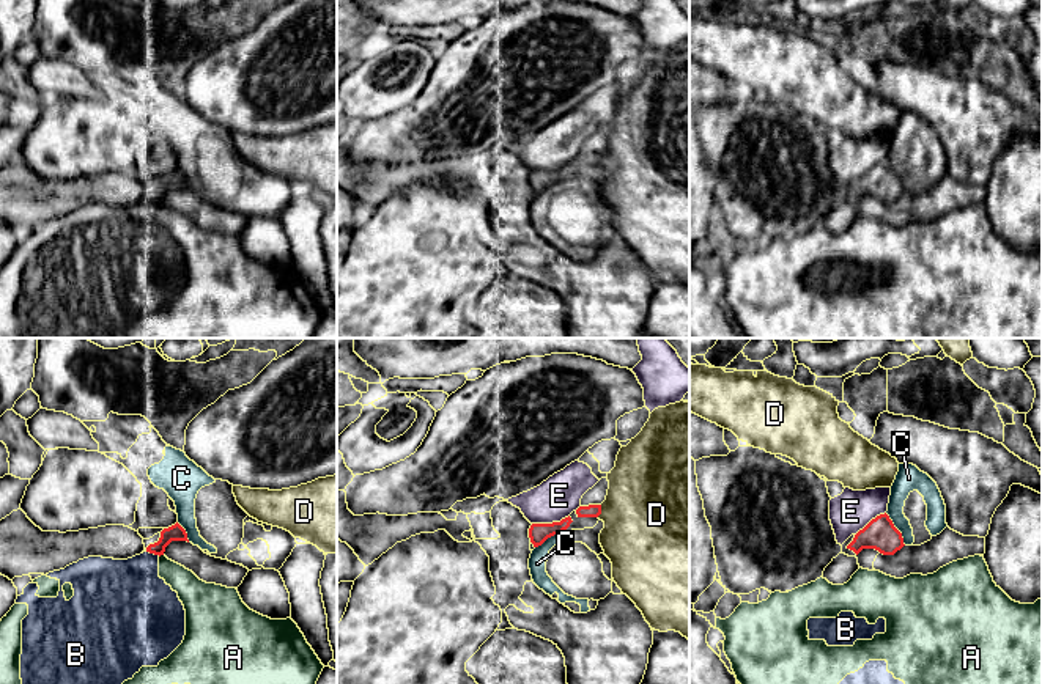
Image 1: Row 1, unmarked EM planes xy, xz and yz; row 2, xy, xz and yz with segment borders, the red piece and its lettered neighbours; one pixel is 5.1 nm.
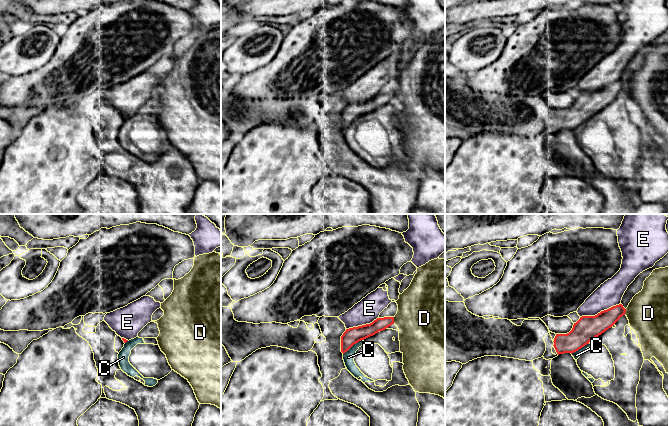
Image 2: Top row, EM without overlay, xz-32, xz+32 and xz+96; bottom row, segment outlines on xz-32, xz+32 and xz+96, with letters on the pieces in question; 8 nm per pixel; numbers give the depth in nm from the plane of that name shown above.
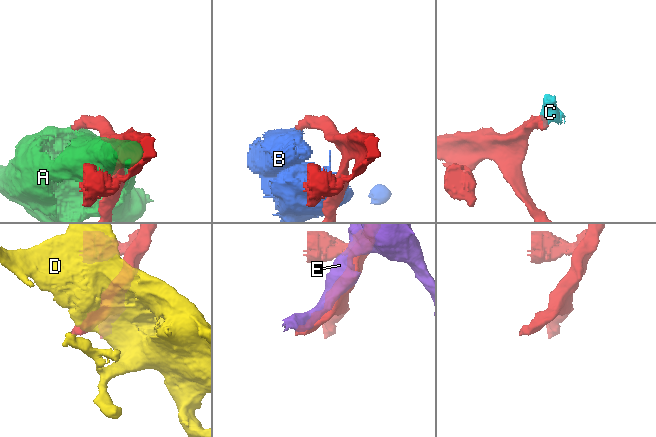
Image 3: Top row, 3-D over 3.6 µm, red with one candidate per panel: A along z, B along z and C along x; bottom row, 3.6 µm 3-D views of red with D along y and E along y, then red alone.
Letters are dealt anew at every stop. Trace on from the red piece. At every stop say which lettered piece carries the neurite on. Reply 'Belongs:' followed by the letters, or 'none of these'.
Belongs: none of these

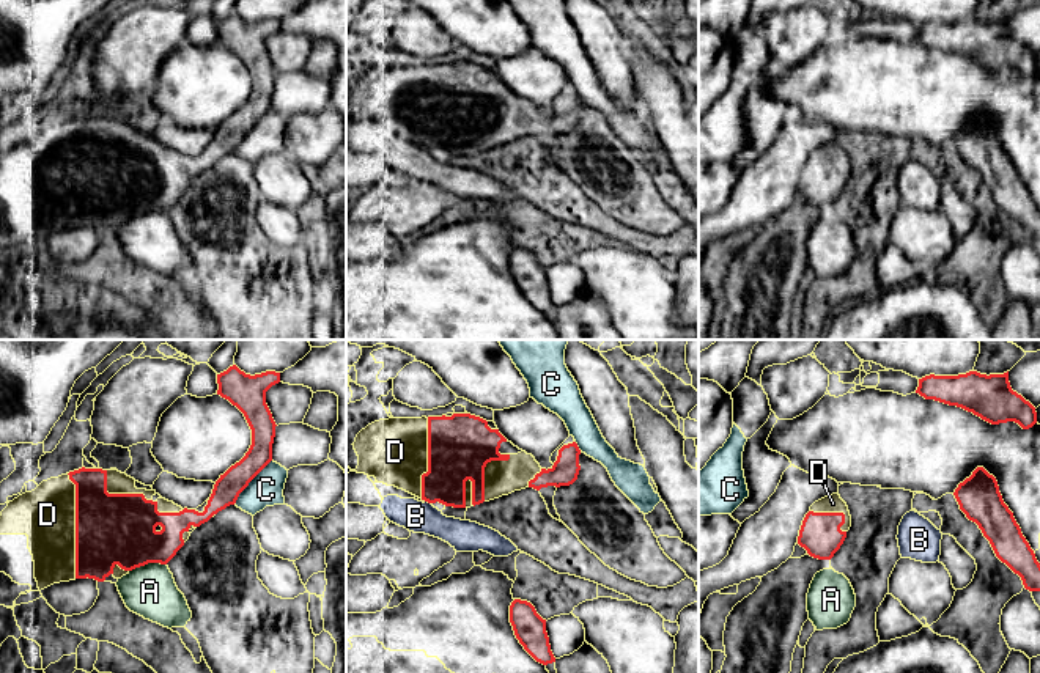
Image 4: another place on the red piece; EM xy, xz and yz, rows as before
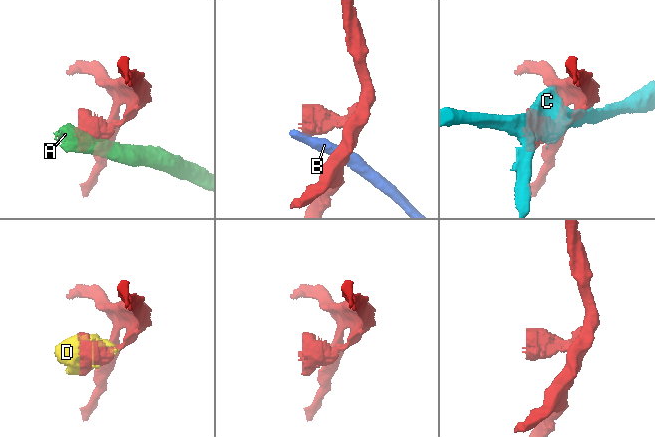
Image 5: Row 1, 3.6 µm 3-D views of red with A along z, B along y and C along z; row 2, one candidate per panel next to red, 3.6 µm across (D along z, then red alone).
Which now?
Belongs: D

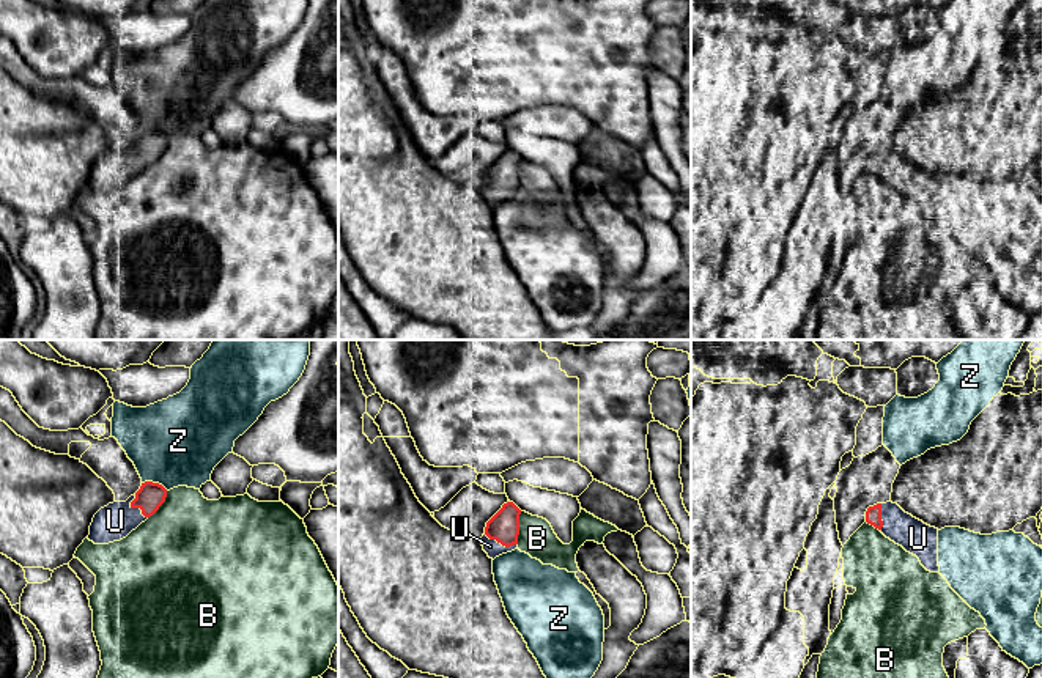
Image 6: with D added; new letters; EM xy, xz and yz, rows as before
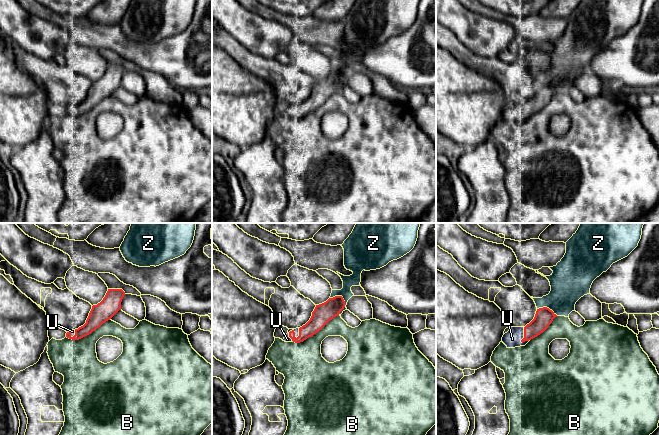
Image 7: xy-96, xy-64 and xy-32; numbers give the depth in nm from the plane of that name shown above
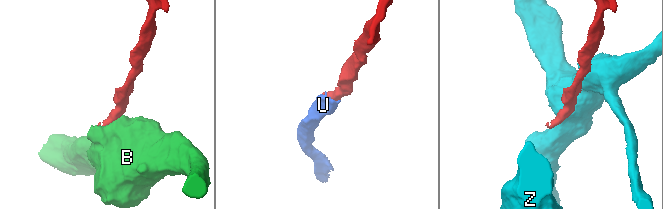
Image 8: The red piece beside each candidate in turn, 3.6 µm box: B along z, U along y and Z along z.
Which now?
Belongs: U

